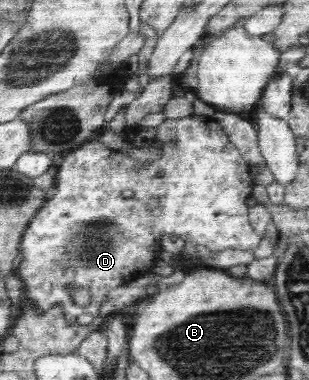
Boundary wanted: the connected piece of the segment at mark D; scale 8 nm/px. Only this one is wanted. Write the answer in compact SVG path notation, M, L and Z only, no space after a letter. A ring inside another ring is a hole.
M215 117L167 118L157 127L139 125L125 129L123 134L129 145L137 149L161 149L161 157L154 161L139 161L129 153L112 150L97 140L65 154L59 175L56 175L57 193L53 199L47 199L27 225L20 245L21 262L16 274L24 284L27 307L49 311L55 305L61 305L65 313L63 317L70 324L87 325L99 315L109 291L151 273L159 259L157 255L161 255L161 241L165 235L181 237L191 245L203 245L211 251L241 248L254 252L262 240L263 235L252 227L248 218L255 188L249 178L250 165L242 159ZM159 171L163 171L163 177L157 177ZM71 287L89 289L89 293L95 291L95 311L79 307L71 297Z

